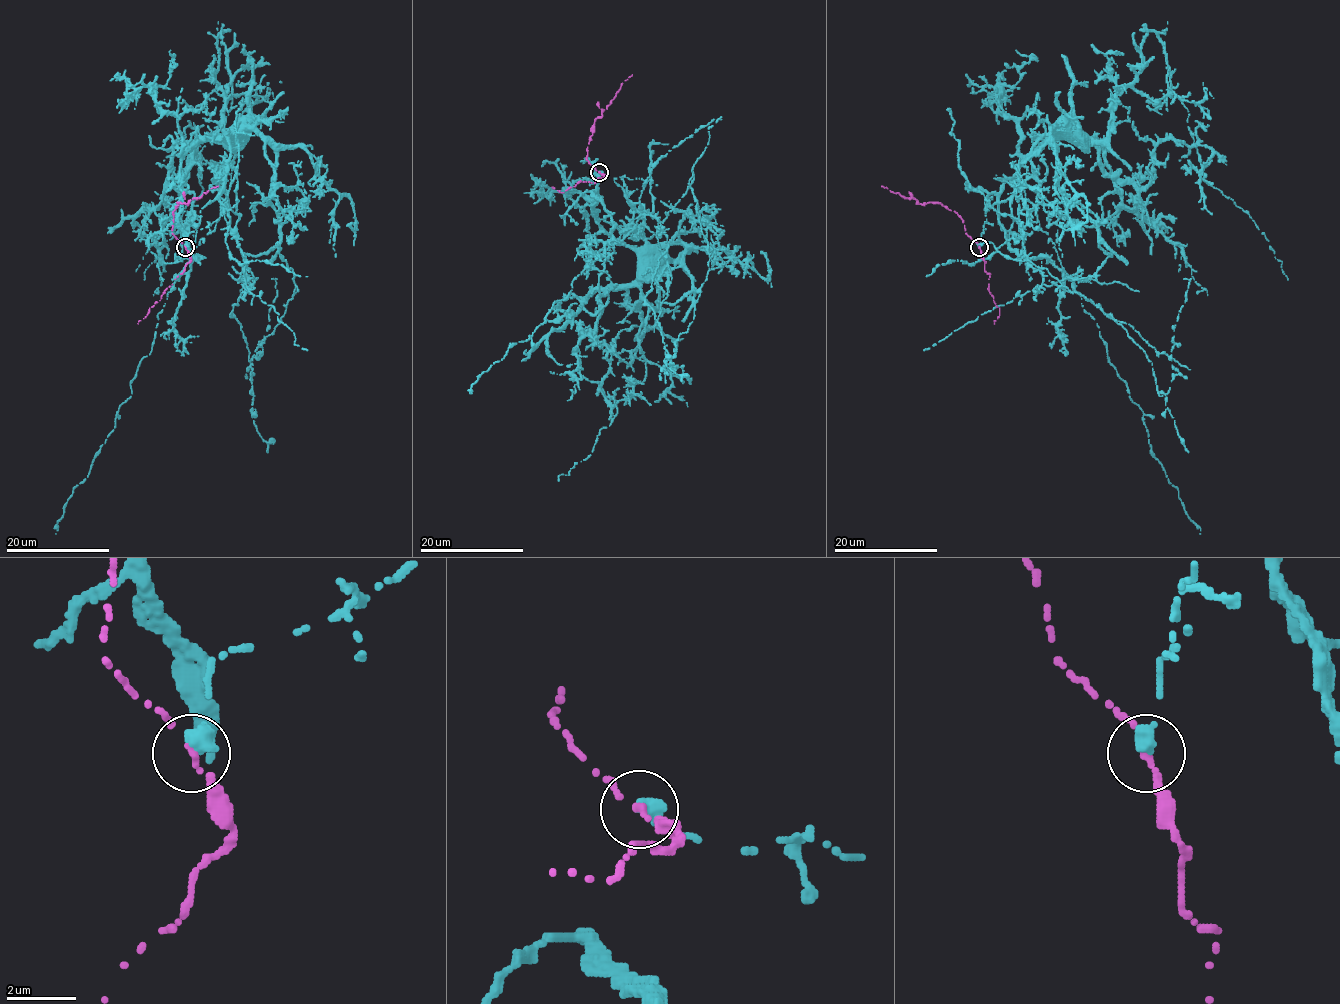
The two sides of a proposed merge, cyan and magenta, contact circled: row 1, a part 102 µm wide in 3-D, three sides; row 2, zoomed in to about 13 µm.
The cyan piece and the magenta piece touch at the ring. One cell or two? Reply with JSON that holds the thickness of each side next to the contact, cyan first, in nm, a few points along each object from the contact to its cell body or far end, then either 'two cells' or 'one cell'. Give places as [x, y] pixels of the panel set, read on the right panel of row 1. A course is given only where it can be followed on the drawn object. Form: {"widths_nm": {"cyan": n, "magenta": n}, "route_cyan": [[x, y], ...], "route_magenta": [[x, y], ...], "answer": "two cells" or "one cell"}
{"widths_nm": {"cyan": 480, "magenta": 140}, "route_cyan": [[979, 247], [987, 204], [1020, 229], [1018, 167], [1054, 136], [1000, 190], [999, 224], [1073, 280], [1199, 534]], "route_magenta": [[979, 247], [967, 234], [963, 220], [941, 203], [920, 204], [916, 199], [904, 198], [881, 186]], "answer": "two cells"}

